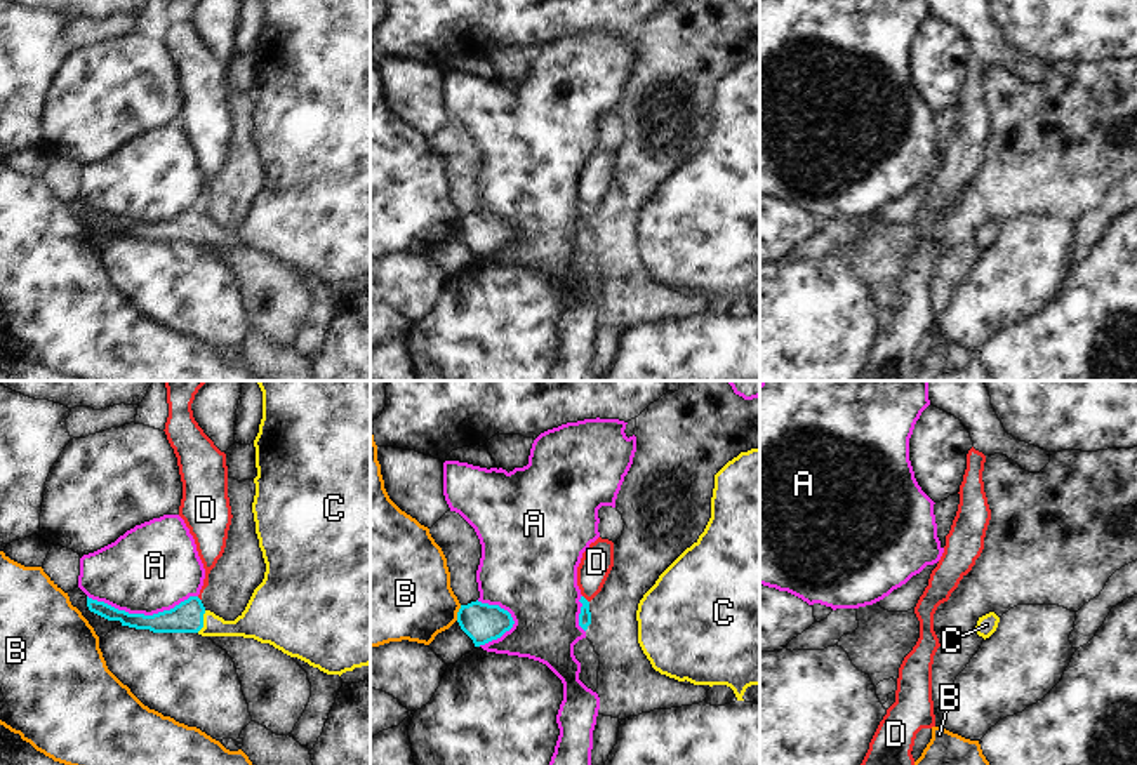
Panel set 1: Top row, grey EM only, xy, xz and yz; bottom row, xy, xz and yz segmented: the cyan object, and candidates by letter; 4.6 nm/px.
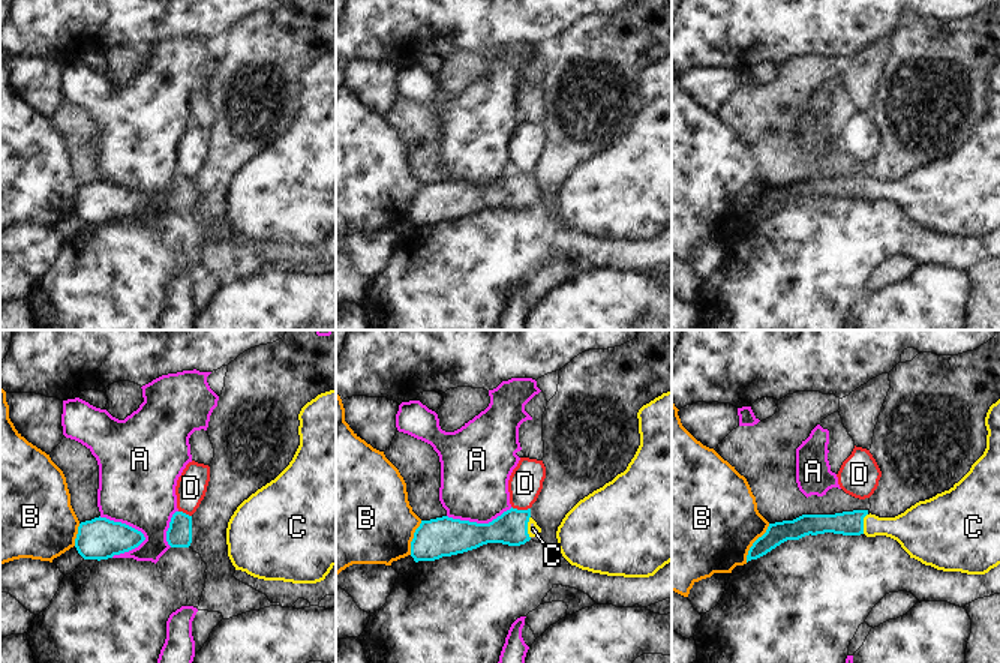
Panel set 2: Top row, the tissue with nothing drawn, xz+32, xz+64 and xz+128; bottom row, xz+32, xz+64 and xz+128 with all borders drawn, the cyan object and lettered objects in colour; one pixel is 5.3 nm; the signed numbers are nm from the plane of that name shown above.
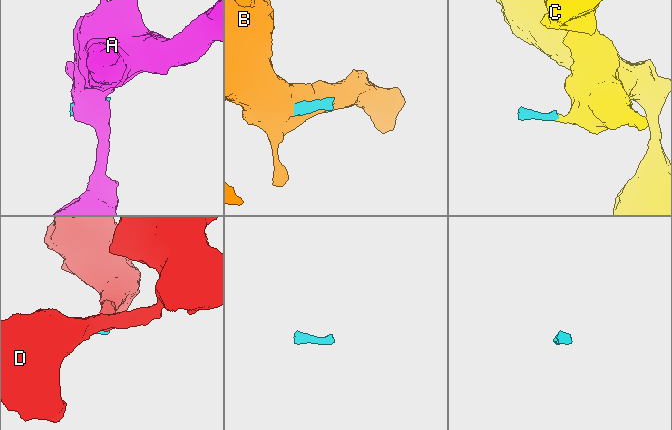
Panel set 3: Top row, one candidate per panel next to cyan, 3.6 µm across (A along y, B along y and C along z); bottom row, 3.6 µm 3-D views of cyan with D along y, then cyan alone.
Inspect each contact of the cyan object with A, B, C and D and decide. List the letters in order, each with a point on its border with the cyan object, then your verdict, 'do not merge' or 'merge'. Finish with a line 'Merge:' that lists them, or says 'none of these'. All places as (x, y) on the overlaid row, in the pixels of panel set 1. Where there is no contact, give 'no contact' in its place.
A: meets cyan in xy at (143, 614); do not merge
B: meets cyan in xz at (458, 612); do not merge
C: meets cyan in xy at (202, 621); merge
D: meets cyan in xz at (585, 598); do not merge
Merge: C

